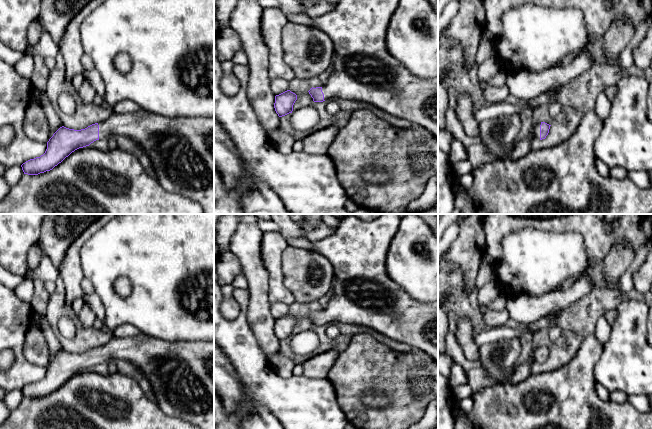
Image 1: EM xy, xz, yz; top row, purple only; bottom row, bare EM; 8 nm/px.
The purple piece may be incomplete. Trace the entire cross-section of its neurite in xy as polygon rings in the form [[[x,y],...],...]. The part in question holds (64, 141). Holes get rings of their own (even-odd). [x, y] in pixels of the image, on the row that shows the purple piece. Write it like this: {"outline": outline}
{"outline": [[[146,109],[133,113],[115,113],[85,129],[60,127],[47,142],[43,155],[21,165],[24,174],[38,175],[52,170],[72,152],[109,136],[126,136],[136,141],[149,156],[155,178],[168,192],[198,202],[203,214],[214,214],[214,116],[209,118],[164,117]]]}

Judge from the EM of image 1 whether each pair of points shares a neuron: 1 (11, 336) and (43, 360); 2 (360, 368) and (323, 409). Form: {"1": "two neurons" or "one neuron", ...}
{"1": "two neurons", "2": "two neurons"}

